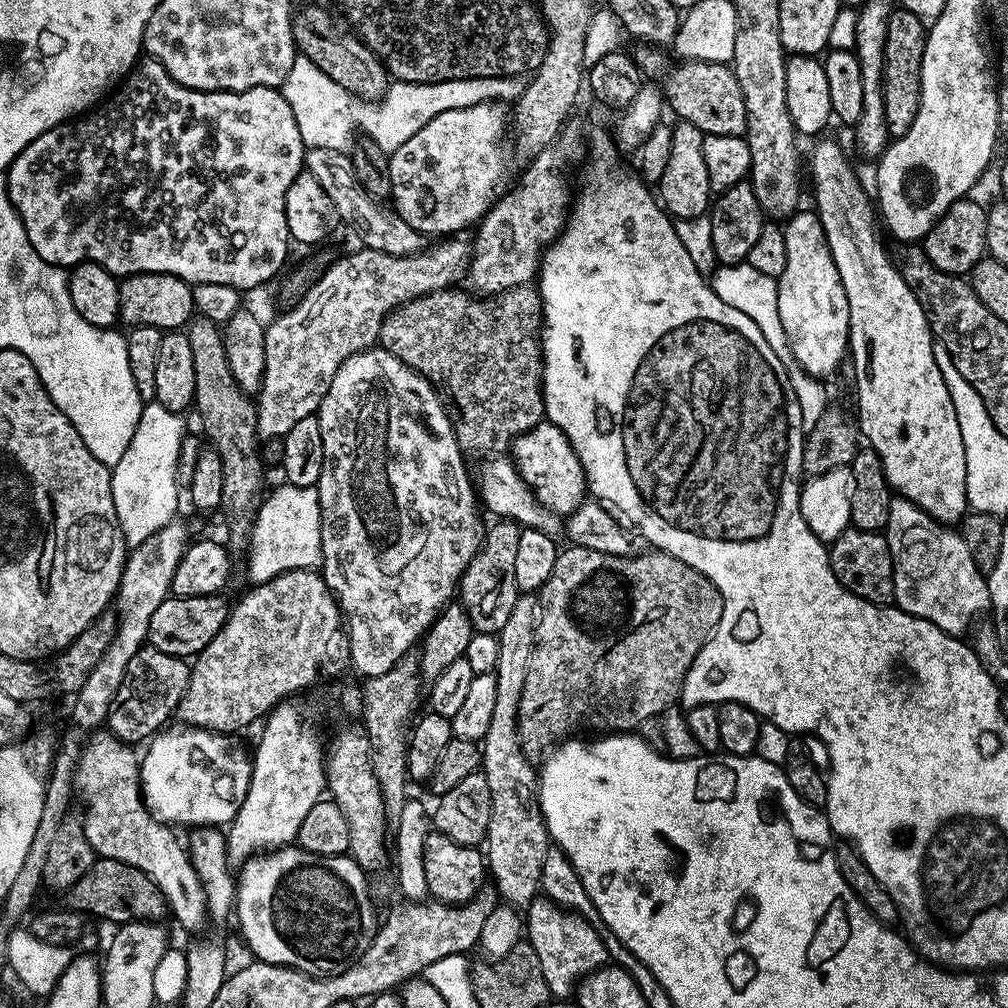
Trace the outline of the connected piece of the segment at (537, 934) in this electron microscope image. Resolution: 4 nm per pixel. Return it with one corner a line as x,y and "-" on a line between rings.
537,898
526,908
526,940
534,946
546,978
549,997
564,1000
579,988
581,980
605,967
610,957
595,923
578,912
560,907
554,900

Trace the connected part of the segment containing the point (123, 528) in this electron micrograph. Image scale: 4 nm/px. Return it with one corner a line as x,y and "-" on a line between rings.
155,402
145,403
134,430
134,438
130,438
130,446
126,446
126,454
111,465
116,522
129,549
142,546
150,534
177,519
176,507
180,504
180,496
182,500
182,489
176,484
176,467
182,438
186,435
184,419
181,413
166,410
166,406

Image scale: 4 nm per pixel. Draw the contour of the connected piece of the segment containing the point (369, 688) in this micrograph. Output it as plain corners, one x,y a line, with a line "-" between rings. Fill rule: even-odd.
415,651
407,652
393,668
386,670
386,674
369,676
363,683
362,717
364,716
364,724
362,723
362,731
368,737
368,753
374,770
374,778
378,778
378,786
382,790
384,814
389,821
396,820
399,816
401,819
406,812
406,795
404,796
404,791
407,790
408,784
410,785
408,775
408,733
414,720
412,711
415,710
416,703
422,700
422,692
420,696
422,681
420,679
419,655

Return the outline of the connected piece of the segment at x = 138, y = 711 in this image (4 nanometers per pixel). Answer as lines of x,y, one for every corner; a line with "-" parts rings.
151,646
140,648
138,654
130,658
130,666
126,666
126,678
122,678
118,694
114,694
106,721
107,731
124,744
133,746
139,745
139,740
144,742
155,736
173,719
188,685
189,675
190,664
187,659
162,654
162,650

